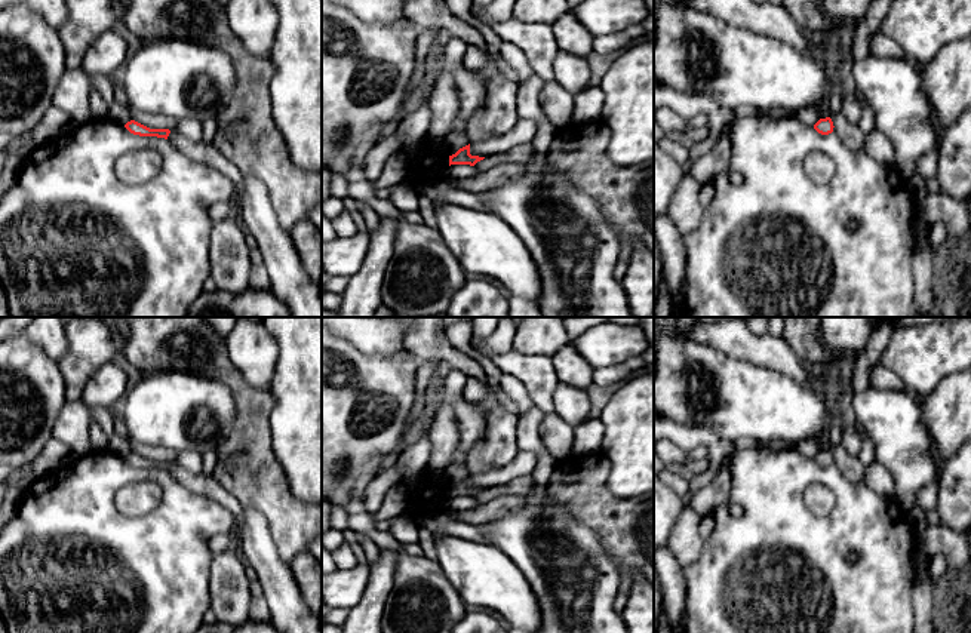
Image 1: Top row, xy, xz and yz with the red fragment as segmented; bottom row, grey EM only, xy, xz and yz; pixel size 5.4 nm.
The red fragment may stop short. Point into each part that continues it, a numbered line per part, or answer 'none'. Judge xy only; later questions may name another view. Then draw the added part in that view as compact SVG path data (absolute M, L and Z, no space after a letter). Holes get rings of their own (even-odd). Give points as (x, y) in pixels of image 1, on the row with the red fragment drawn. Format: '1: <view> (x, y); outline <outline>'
none

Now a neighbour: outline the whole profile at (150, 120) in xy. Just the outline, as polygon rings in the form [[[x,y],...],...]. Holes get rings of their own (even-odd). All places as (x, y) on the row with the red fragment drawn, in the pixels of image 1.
[[[130,108],[132,120],[150,127],[150,129],[169,129],[178,127],[179,120],[163,114],[150,114],[136,108]]]

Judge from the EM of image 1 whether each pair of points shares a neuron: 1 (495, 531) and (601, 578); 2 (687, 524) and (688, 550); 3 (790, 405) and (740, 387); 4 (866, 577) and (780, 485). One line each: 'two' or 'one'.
1: one
2: one
3: one
4: one

